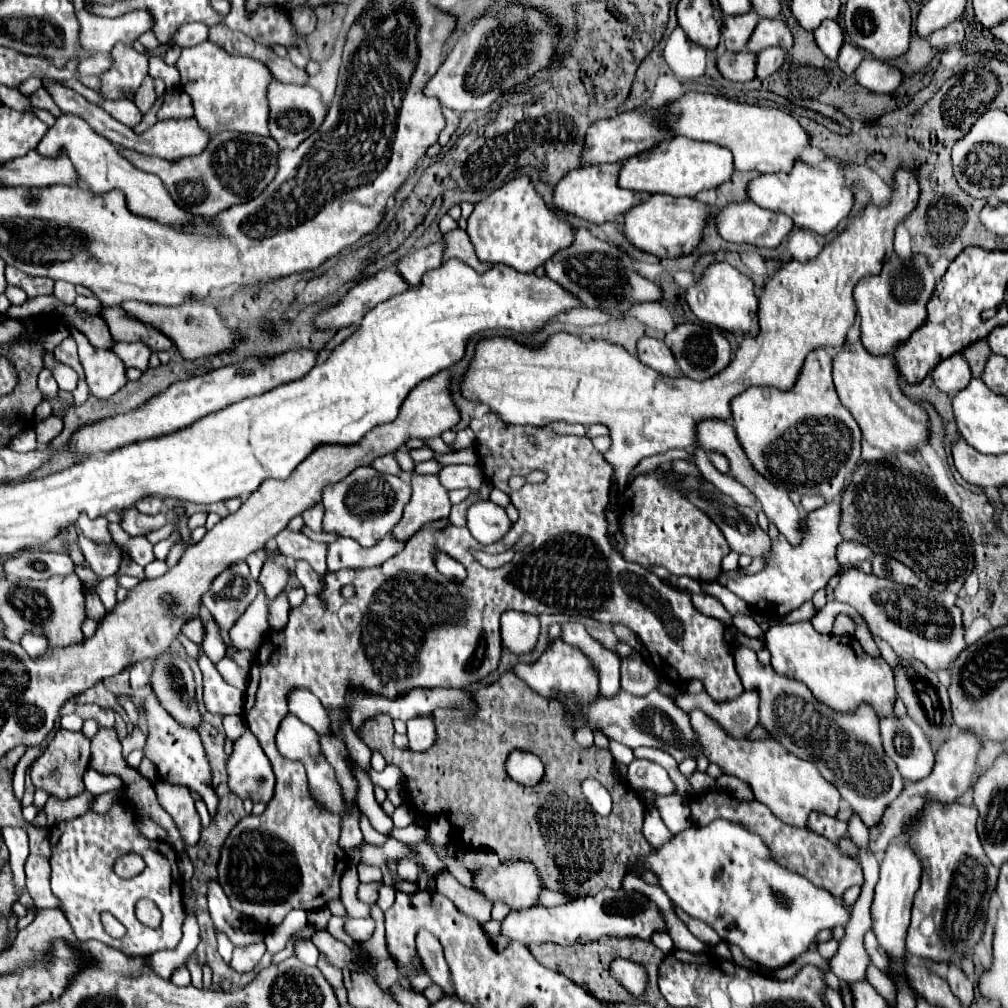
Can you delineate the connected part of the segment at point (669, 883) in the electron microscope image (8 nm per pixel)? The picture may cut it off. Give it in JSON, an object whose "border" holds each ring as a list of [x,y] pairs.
{"border":[[[716,819],[706,827],[688,827],[678,833],[672,841],[656,849],[656,853],[642,857],[634,873],[638,875],[646,869],[658,875],[660,887],[688,915],[708,923],[724,941],[738,945],[748,959],[770,969],[784,967],[808,951],[814,945],[818,931],[844,925],[850,919],[850,913],[842,907],[842,899],[832,897],[828,891],[812,885],[798,873],[780,867],[770,857],[766,843],[758,835],[726,819]]]}

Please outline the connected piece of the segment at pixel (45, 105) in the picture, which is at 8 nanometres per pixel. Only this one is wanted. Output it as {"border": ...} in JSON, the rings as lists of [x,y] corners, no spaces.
{"border":[[[38,89],[38,91],[30,97],[30,101],[32,101],[34,107],[38,107],[38,109],[46,109],[46,111],[50,111],[54,117],[60,117],[60,109],[56,107],[56,103],[52,101],[52,97],[50,97],[44,89]]]}

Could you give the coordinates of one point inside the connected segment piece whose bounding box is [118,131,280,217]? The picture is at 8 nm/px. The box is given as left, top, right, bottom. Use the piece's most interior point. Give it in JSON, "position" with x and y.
{"position":[195,184]}

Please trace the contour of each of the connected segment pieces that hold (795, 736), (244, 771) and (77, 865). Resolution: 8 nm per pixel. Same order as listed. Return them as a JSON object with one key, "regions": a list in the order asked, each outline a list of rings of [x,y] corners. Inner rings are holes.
{"regions":[[[[736,645],[732,655],[742,685],[746,689],[756,689],[760,695],[760,723],[772,733],[772,737],[790,753],[812,761],[818,771],[822,771],[824,779],[828,779],[840,791],[842,799],[860,815],[864,825],[878,825],[886,805],[890,805],[904,789],[904,781],[896,763],[888,759],[882,749],[878,715],[872,707],[860,705],[854,713],[836,713],[816,701],[804,683],[766,673],[750,647]]],[[[246,729],[246,733],[234,743],[234,753],[226,767],[228,767],[228,785],[238,797],[242,797],[242,799],[250,797],[252,801],[262,801],[262,803],[268,803],[272,799],[274,773],[272,773],[268,757],[264,755],[264,751],[262,751],[258,739],[252,735],[252,731]]],[[[116,801],[108,813],[84,813],[72,821],[58,823],[50,829],[52,843],[52,893],[60,899],[62,907],[66,907],[66,917],[78,939],[98,939],[108,947],[116,947],[124,951],[128,957],[152,955],[162,949],[174,949],[180,943],[182,923],[186,919],[182,905],[182,881],[178,869],[176,849],[164,841],[150,841],[136,831],[132,809]],[[124,853],[138,853],[146,861],[146,869],[132,877],[122,879],[114,873],[114,863]],[[138,899],[152,899],[162,911],[164,919],[158,929],[150,929],[142,925],[134,915],[134,905]],[[100,911],[112,913],[124,927],[126,935],[122,939],[112,939],[102,923]]]]}

